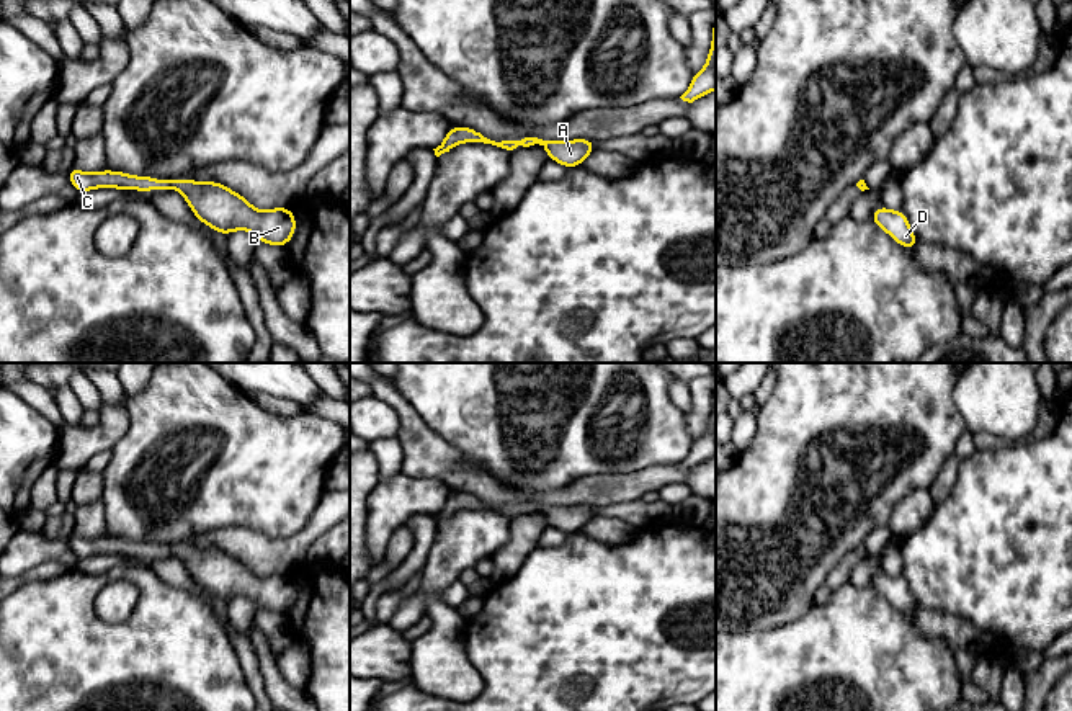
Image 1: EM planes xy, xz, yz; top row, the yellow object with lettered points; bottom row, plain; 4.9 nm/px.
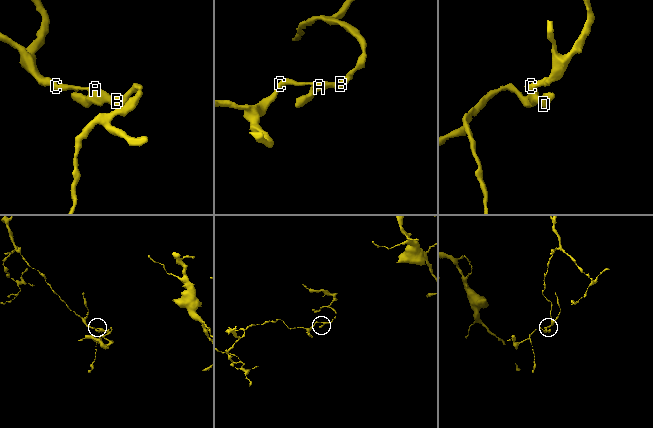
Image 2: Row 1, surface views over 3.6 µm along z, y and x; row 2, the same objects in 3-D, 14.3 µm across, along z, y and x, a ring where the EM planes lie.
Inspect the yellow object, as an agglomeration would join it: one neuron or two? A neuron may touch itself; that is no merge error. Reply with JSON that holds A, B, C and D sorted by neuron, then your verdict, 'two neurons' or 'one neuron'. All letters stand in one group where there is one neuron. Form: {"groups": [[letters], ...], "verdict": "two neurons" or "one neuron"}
{"groups": [["A", "B", "C", "D"]], "verdict": "one neuron"}

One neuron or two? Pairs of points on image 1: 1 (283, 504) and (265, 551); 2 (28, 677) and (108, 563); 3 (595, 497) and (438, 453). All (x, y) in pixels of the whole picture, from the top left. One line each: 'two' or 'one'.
1: two
2: two
3: one

